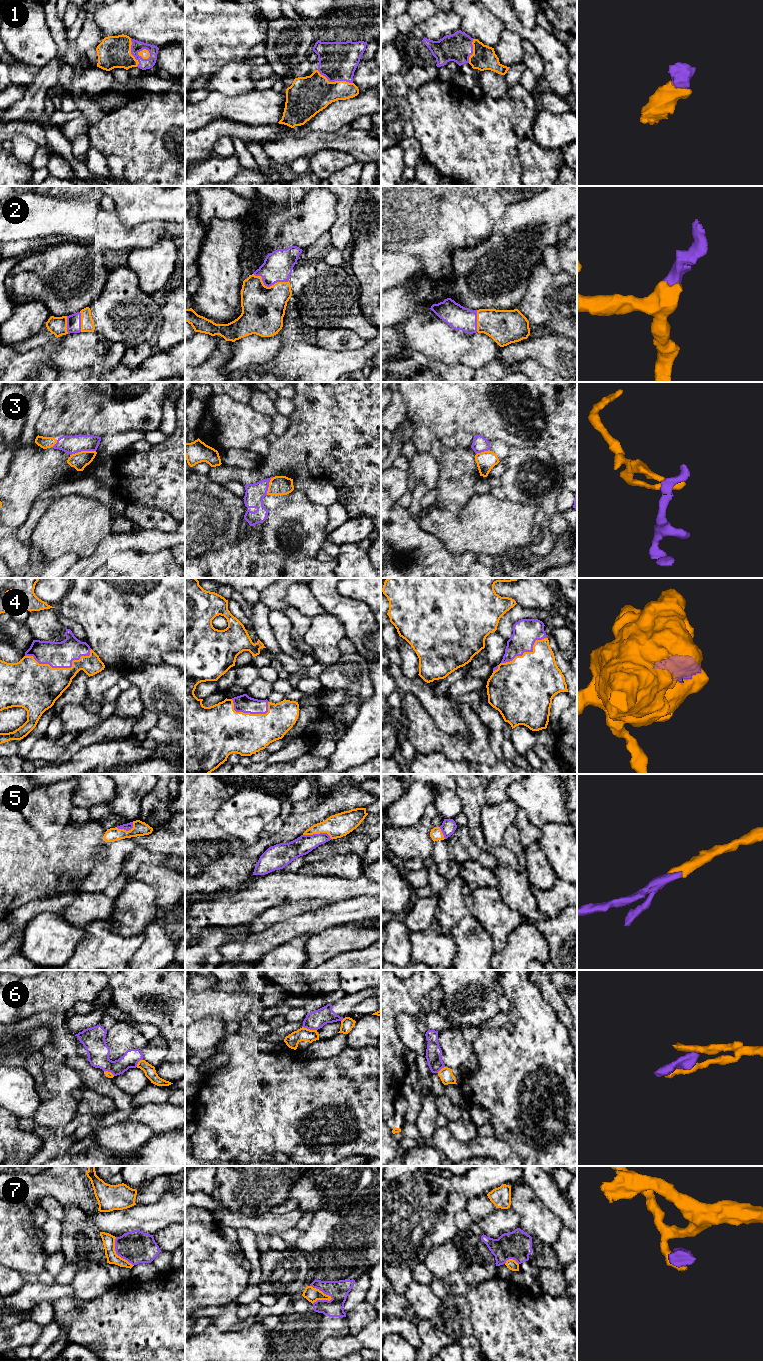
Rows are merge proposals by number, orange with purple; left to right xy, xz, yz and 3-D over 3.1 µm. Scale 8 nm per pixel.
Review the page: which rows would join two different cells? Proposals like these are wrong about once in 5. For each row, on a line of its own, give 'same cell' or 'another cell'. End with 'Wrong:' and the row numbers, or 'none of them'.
1: same cell
2: same cell
3: same cell
4: same cell
5: same cell
6: another cell
7: another cell
Wrong: 6, 7

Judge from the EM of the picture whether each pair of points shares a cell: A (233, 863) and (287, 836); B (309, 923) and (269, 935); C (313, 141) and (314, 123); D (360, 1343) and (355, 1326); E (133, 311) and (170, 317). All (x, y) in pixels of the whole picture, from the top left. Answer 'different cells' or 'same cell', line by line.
A: same cell
B: same cell
C: different cells
D: different cells
E: different cells

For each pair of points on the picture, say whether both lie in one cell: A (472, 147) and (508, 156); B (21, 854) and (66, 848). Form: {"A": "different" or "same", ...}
{"A": "same", "B": "same"}

